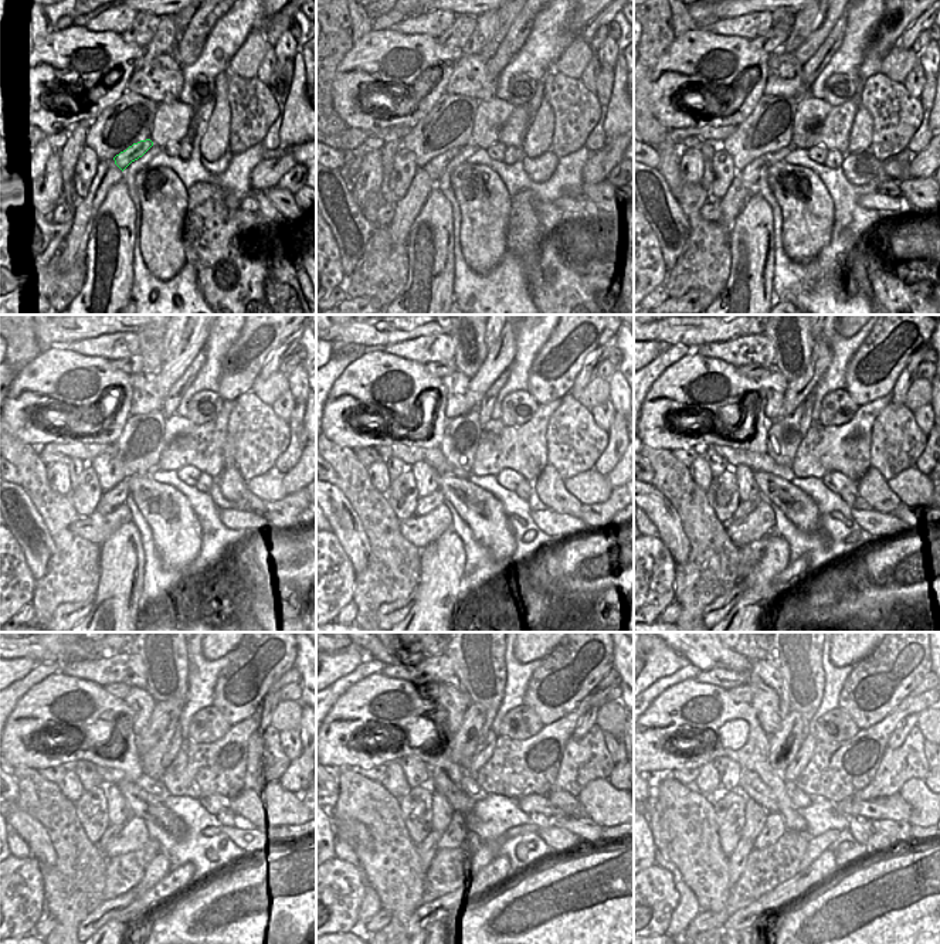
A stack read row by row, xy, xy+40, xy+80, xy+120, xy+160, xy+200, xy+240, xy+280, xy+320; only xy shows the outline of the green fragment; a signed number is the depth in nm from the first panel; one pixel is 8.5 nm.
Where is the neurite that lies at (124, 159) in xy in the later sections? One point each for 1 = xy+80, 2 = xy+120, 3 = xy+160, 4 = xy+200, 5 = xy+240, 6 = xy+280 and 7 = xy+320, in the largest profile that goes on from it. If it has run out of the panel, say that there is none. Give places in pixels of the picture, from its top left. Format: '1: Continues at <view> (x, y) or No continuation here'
1: Continues at xy+80 (750, 173)
2: Continues at xy+120 (116, 496)
3: Continues at xy+160 (427, 503)
4: Continues at xy+200 (745, 508)
5: Continues at xy+240 (111, 831)
6: Continues at xy+280 (427, 849)
7: Continues at xy+320 (737, 859).

